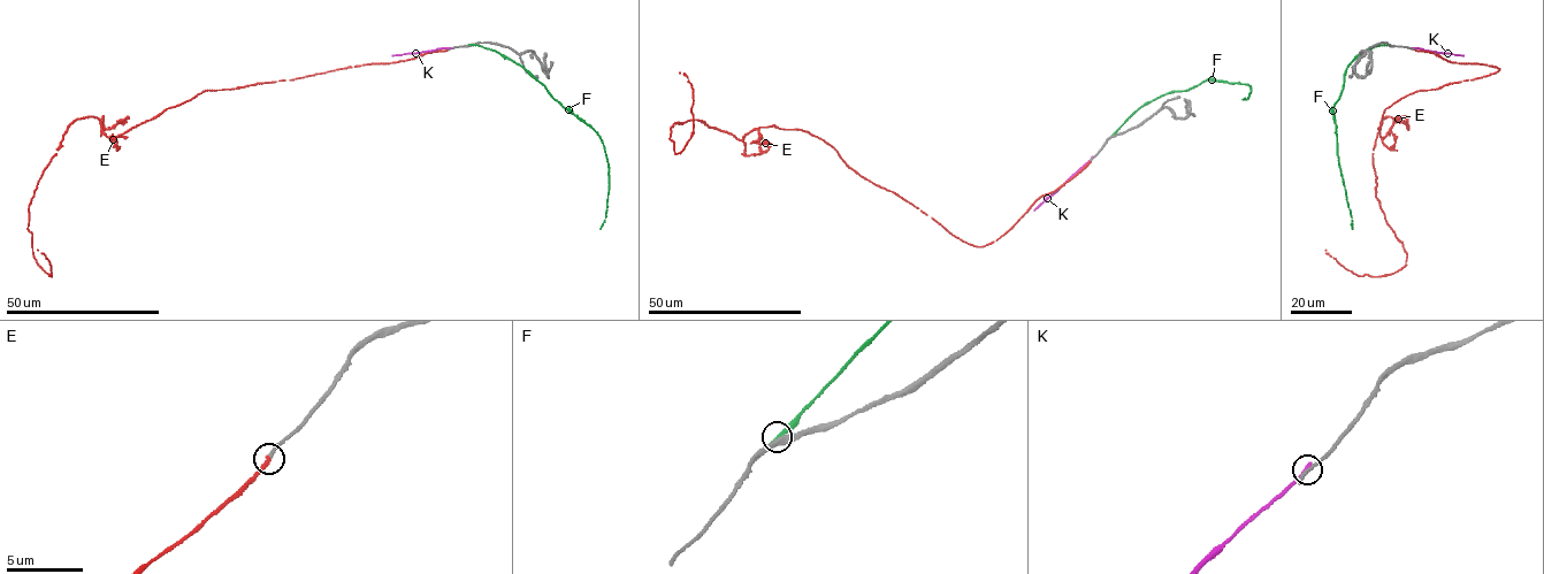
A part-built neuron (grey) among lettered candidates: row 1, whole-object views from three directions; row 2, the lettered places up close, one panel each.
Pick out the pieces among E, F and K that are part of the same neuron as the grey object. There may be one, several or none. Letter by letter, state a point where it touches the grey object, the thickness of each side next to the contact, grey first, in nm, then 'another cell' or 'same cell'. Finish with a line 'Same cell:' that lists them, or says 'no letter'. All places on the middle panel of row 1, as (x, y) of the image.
E: (1090, 161) | 240/220 nm | same cell
F: (1111, 136) | 400/280 nm | another cell
K: (1092, 158) | 320/280 nm | another cell
Same cell: E

